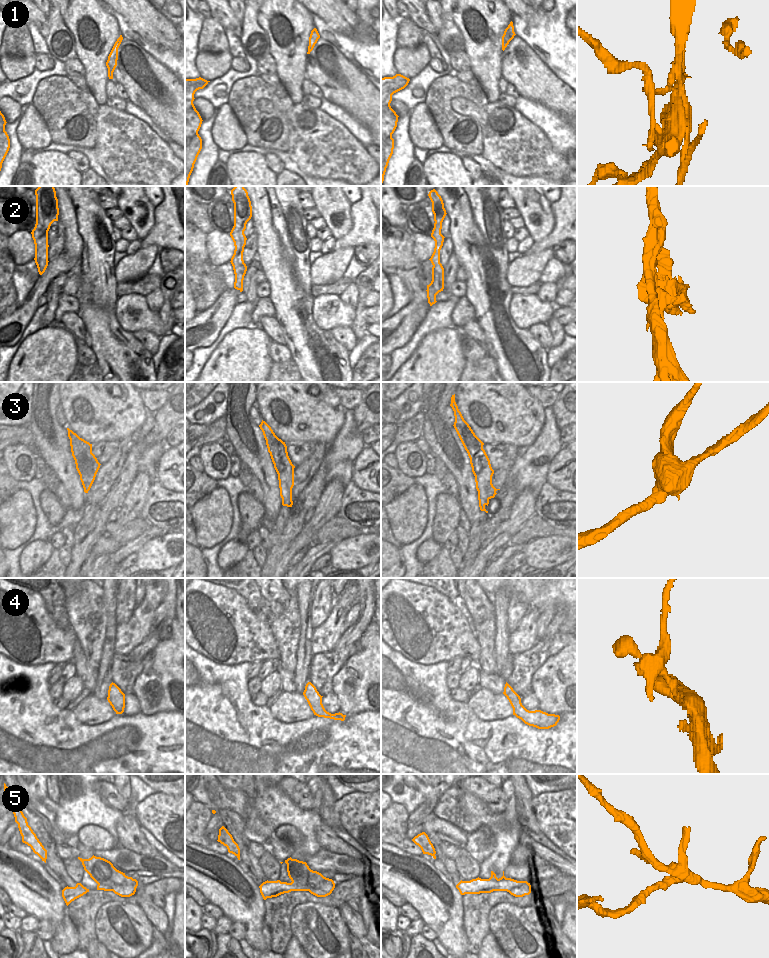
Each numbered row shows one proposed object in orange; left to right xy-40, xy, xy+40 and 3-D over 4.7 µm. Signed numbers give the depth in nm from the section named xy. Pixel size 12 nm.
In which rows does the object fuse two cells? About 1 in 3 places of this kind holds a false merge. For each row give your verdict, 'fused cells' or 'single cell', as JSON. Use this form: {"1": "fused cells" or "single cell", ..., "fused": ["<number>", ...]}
{"1": "fused cells", "2": "fused cells", "3": "fused cells", "4": "fused cells", "5": "fused cells", "fused": ["1", "2", "3", "4", "5"]}

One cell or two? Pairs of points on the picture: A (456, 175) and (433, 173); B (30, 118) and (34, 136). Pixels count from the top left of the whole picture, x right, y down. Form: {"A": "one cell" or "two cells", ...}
{"A": "one cell", "B": "one cell"}

